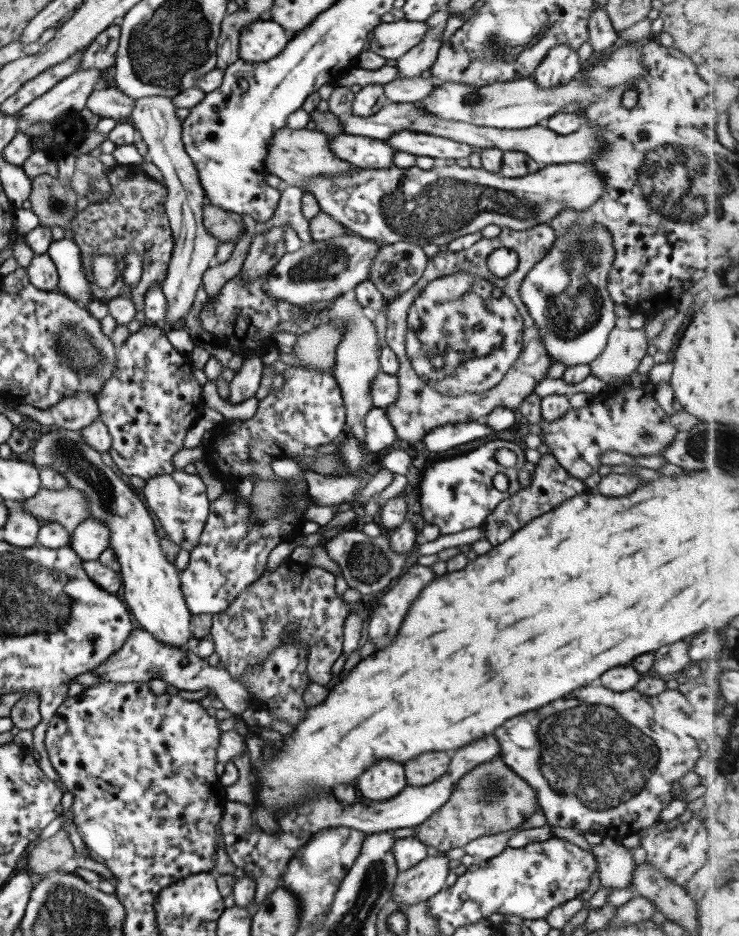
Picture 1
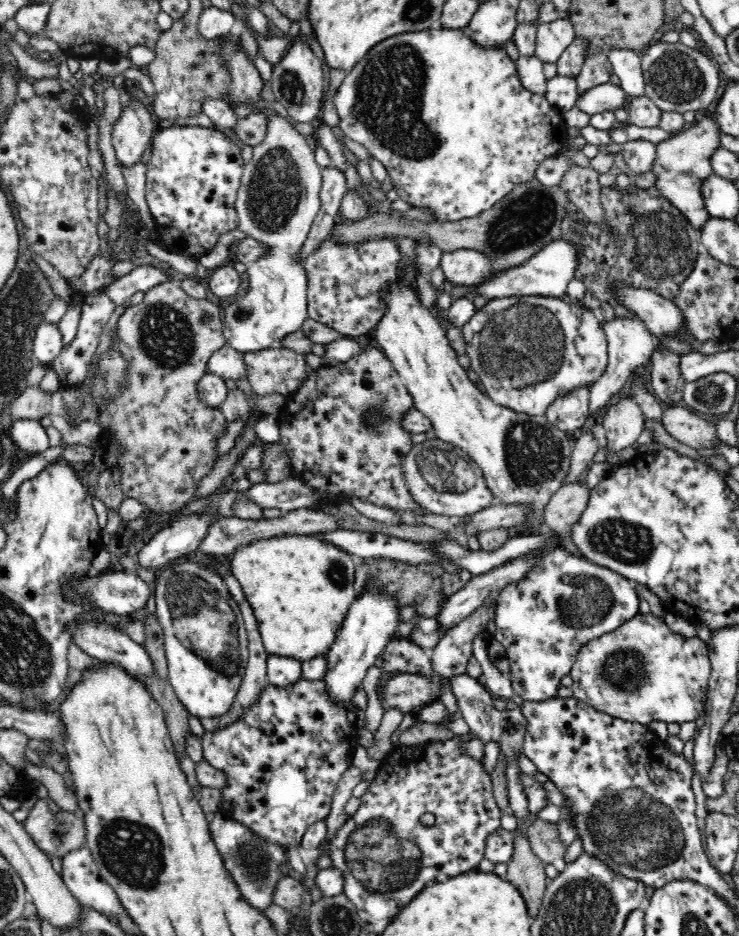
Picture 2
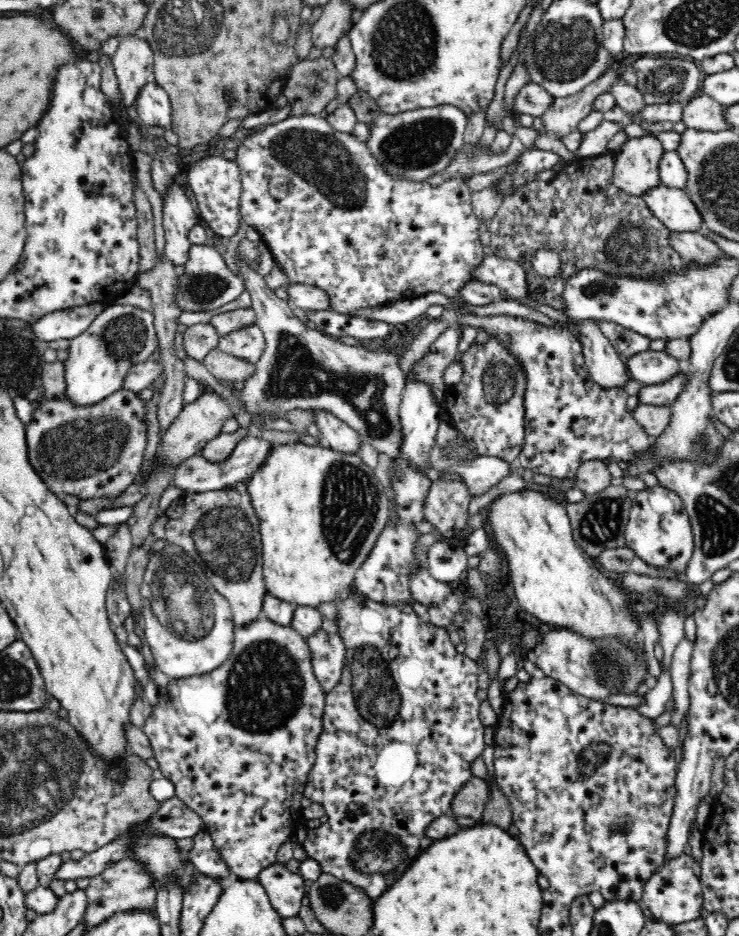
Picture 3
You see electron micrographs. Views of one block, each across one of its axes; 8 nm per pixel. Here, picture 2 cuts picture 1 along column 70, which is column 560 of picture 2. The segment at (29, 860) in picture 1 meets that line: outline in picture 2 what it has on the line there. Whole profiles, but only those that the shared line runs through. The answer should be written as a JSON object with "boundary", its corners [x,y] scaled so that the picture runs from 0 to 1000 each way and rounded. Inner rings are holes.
{"boundary":[[[725,874],[712,887],[712,895],[721,911],[736,924],[747,923],[760,917],[767,905],[755,895],[755,881]]]}

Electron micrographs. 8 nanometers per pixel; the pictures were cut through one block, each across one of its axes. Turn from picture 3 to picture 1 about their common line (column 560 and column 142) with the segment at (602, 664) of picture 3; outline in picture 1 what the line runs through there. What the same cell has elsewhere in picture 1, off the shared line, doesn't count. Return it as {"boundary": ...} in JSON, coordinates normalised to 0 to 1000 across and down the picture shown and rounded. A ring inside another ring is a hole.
{"boundary":[[[180,672],[166,688],[145,702],[145,707],[134,709],[123,720],[131,720],[137,729],[194,729],[219,726],[225,732],[235,733],[240,737],[265,738],[271,735],[284,735],[292,741],[304,756],[314,763],[325,764],[337,755],[338,744],[327,734],[325,728],[317,728],[302,713],[286,713],[277,704],[268,703],[250,692],[226,690],[210,684],[194,672]]]}

